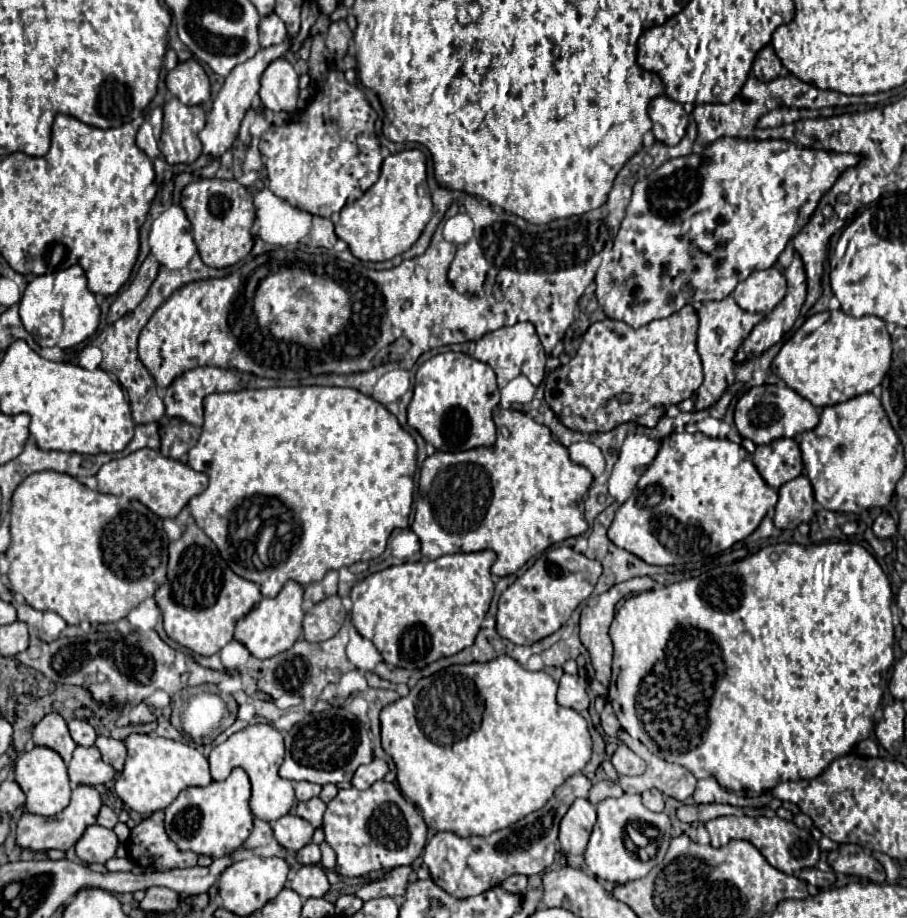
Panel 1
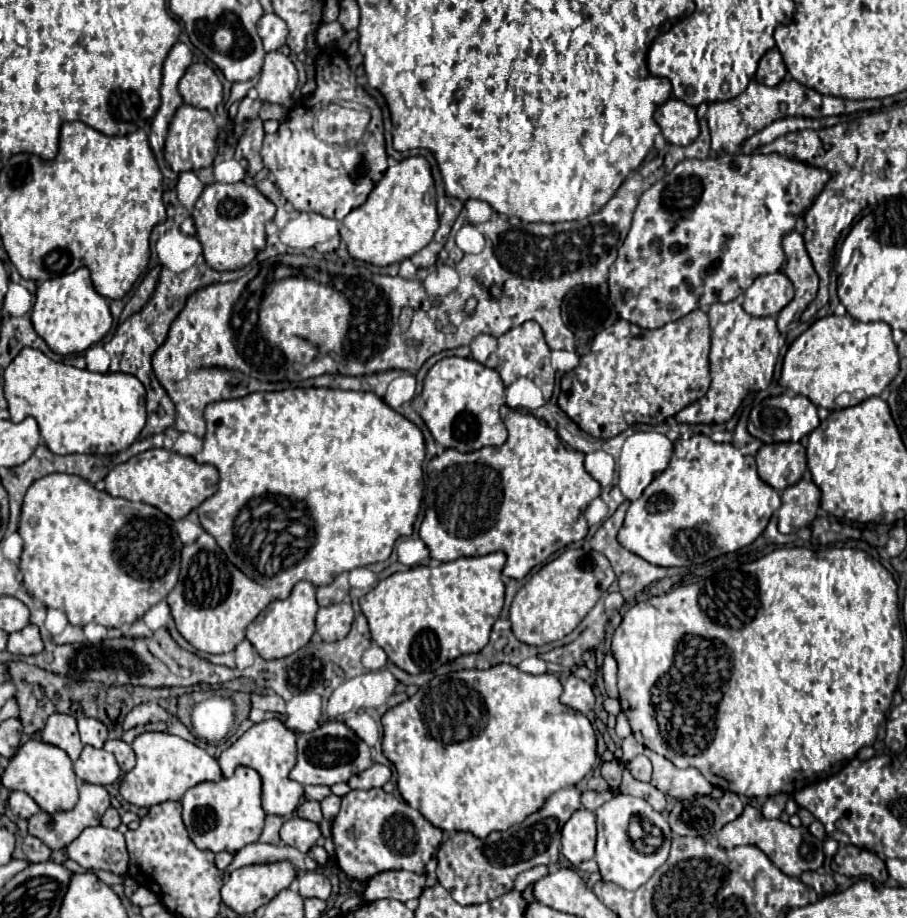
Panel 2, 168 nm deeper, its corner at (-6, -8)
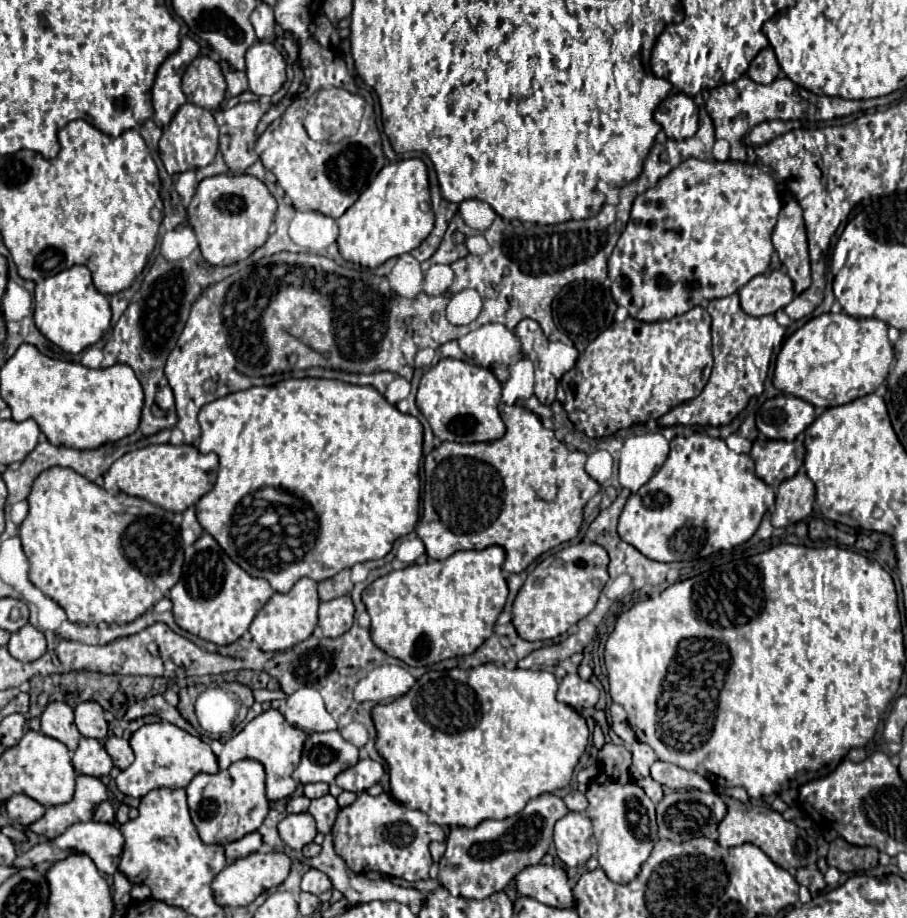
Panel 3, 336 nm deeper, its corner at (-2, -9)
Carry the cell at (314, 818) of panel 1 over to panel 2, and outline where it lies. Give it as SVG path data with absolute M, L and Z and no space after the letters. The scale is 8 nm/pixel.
M303 801L299 807L297 807L297 815L301 819L307 819L307 821L313 821L317 825L323 823L323 813L321 813L321 805L317 801Z

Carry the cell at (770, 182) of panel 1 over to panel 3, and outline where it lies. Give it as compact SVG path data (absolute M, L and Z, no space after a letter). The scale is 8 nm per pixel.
M689 158L681 162L675 170L671 170L665 178L659 180L659 184L645 194L639 194L633 202L631 218L627 222L627 228L623 230L611 258L609 258L609 280L611 280L611 294L619 306L625 306L629 310L629 316L641 320L641 322L659 322L659 320L669 320L673 316L685 314L687 310L699 306L703 300L715 300L723 298L729 294L735 294L743 284L747 284L753 276L763 274L769 268L771 254L773 254L773 244L771 244L771 232L777 222L777 214L781 210L781 198L779 198L779 188L781 184L773 178L773 174L759 170L753 164L743 164L743 162L703 162L697 158Z

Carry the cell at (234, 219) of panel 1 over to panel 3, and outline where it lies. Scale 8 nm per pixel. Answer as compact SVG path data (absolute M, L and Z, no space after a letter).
M219 174L203 178L187 206L203 258L213 266L229 266L249 258L269 236L269 226L277 212L277 202L269 188L249 174Z

